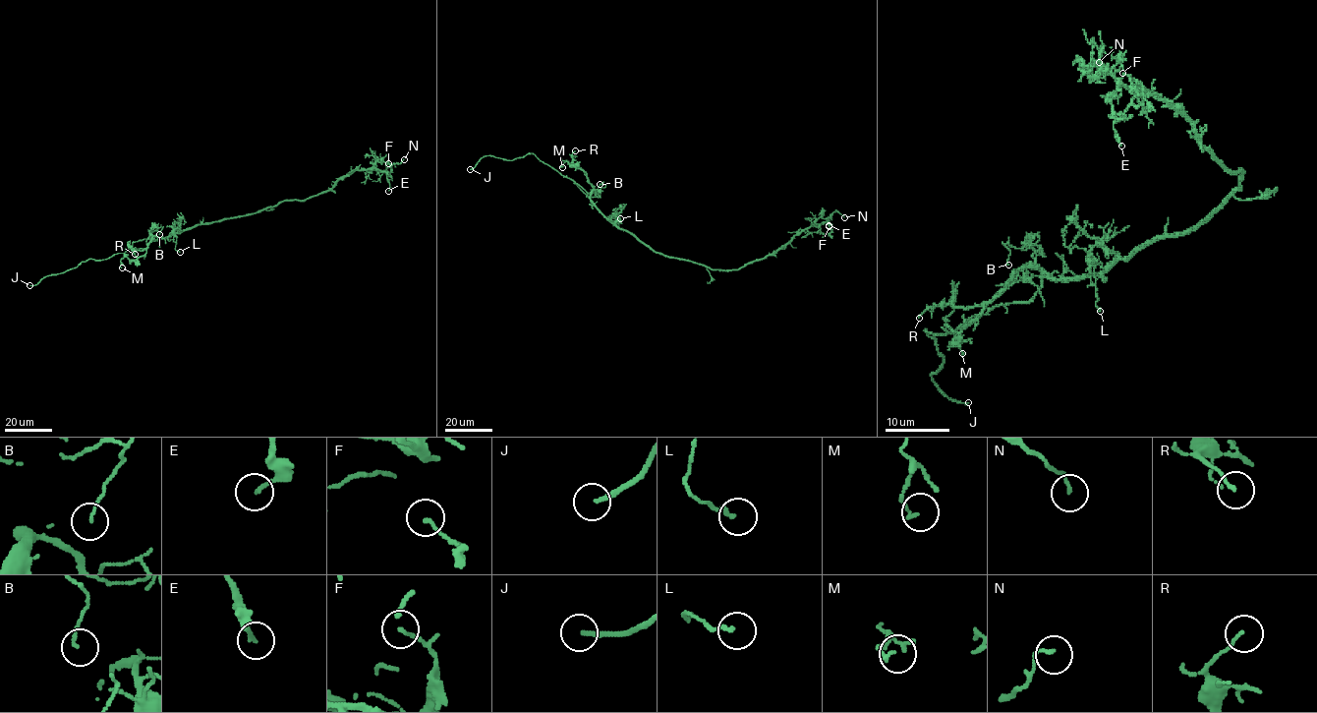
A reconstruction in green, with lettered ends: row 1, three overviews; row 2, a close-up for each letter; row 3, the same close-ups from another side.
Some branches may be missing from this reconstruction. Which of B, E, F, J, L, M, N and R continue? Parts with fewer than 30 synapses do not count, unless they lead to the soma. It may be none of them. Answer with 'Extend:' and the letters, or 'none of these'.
Extend: J

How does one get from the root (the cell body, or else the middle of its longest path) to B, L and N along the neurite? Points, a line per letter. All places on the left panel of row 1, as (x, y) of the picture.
B: (209, 222), (153, 240), (150, 239), (150, 229), (161, 226), (159, 234)
L: (209, 222), (170, 234), (176, 242), (175, 249), (180, 252)
N: (209, 222), (284, 201), (305, 200), (379, 159), (391, 165), (404, 159)

